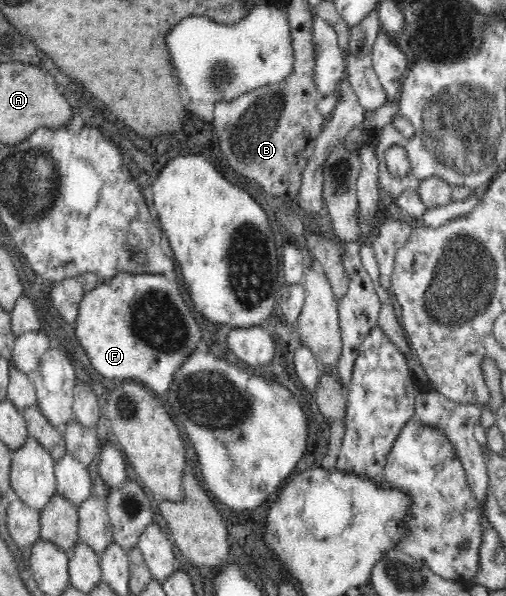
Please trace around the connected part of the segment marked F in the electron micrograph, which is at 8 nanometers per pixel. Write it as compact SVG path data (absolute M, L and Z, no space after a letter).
M121 272L85 293L75 319L75 335L95 371L107 379L137 379L165 395L183 361L199 349L201 329L181 297L179 283L164 274Z

